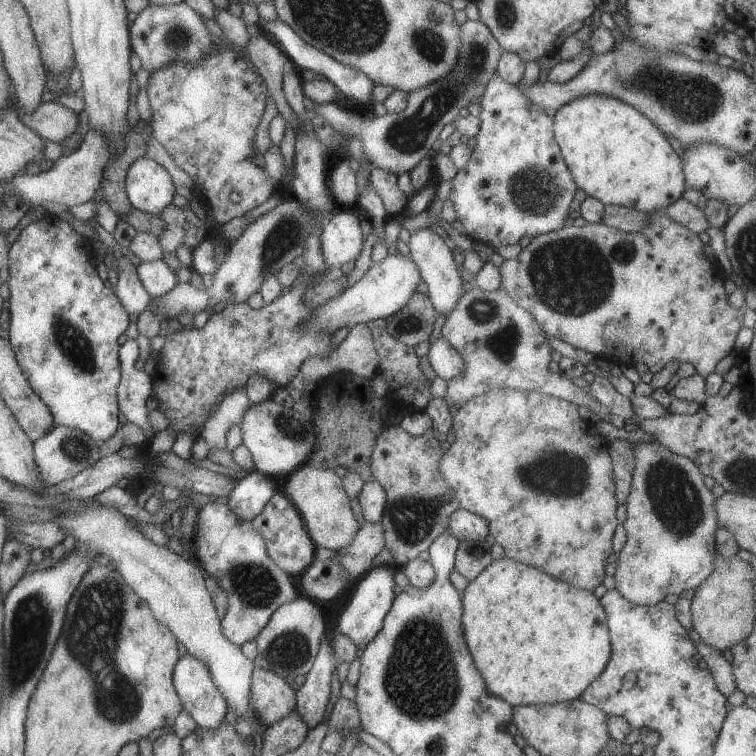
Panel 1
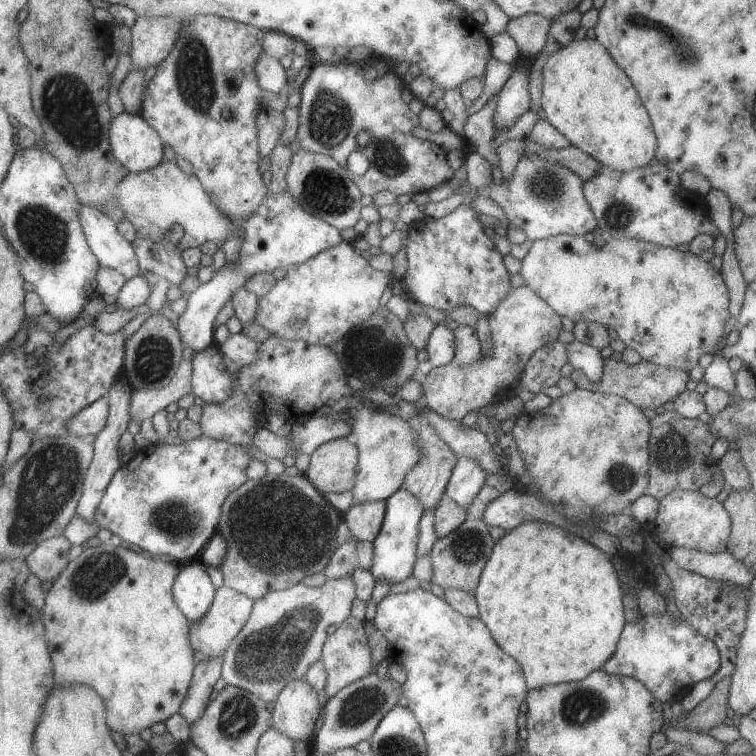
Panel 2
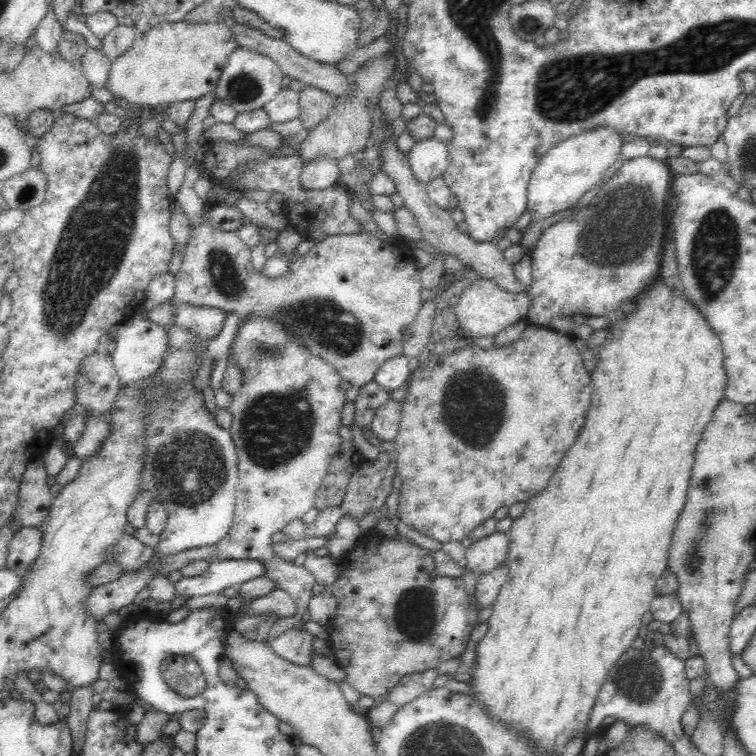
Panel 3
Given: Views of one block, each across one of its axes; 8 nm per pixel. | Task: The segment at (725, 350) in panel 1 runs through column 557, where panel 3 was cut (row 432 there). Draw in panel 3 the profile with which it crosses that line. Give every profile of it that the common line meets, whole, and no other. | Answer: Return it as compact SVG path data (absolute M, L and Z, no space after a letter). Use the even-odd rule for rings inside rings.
M262 315L261 317L248 319L246 322L241 323L234 339L233 351L231 351L231 354L233 354L233 365L237 366L242 373L239 391L233 395L228 409L232 415L232 425L230 426L229 433L236 449L239 476L236 487L233 523L228 534L216 544L216 557L220 557L220 560L257 560L258 562L262 562L264 567L263 575L266 576L266 578L273 579L273 581L277 583L278 588L290 593L292 600L295 602L294 614L292 616L279 617L274 621L269 631L268 638L265 641L270 643L272 640L278 638L280 634L284 634L284 632L302 625L303 612L307 610L310 599L313 596L312 586L314 586L315 583L314 577L308 570L300 568L295 563L285 561L276 554L273 547L274 543L272 542L272 536L274 536L276 532L281 532L286 524L292 522L292 520L302 519L311 508L315 507L314 500L316 500L316 496L318 496L318 490L320 490L322 484L324 484L324 479L326 478L326 474L328 474L330 460L338 455L341 451L340 448L342 448L343 439L340 437L338 431L340 431L340 428L343 426L341 424L341 418L342 410L344 410L344 405L347 403L346 390L341 386L343 380L340 373L338 373L338 370L324 359L321 359L320 356L314 355L314 353L308 349L308 345L302 343L302 341L288 329L286 323L280 323L280 321L274 319L274 317L264 317L264 315Z

